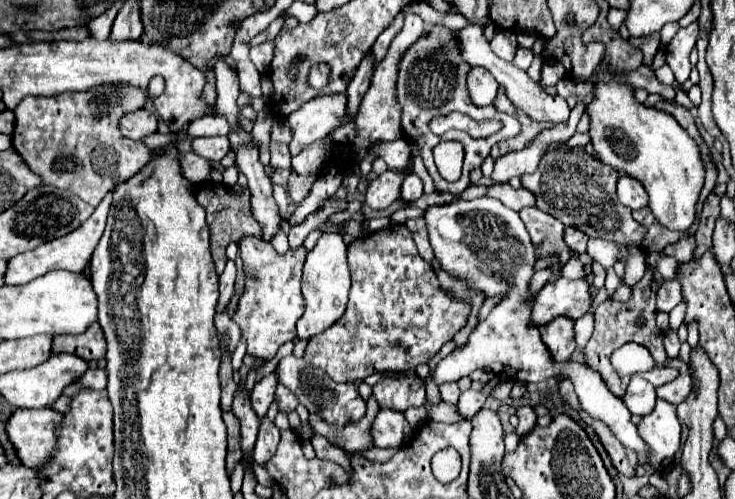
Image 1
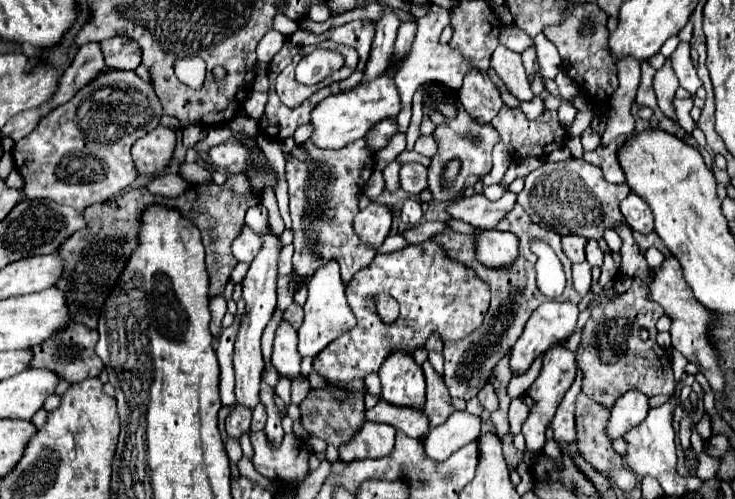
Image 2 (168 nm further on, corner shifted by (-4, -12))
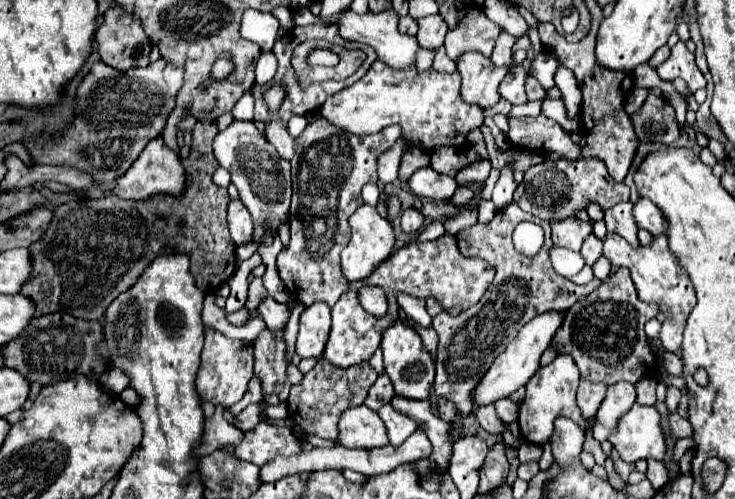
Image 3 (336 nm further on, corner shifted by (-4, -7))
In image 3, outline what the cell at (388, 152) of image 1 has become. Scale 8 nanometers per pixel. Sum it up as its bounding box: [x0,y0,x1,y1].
[409,167,457,201]

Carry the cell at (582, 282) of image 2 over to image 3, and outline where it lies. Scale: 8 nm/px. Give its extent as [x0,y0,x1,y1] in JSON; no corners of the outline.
[549,247,585,277]

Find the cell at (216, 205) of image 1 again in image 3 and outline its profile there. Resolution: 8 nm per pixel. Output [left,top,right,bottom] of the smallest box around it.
[21,121,237,319]

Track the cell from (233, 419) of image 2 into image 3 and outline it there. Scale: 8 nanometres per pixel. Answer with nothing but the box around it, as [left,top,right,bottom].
[231,377,263,415]

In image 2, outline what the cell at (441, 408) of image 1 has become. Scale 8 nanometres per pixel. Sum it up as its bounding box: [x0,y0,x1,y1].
[423,362,455,428]

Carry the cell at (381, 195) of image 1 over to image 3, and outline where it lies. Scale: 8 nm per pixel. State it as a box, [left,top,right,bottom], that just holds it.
[341,205,395,283]

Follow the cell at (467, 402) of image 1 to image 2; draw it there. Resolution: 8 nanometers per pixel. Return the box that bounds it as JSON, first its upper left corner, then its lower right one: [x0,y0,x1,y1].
[425,410,481,460]

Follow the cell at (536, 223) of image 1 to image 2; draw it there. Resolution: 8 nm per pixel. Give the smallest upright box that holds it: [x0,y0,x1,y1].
[431,204,579,400]

